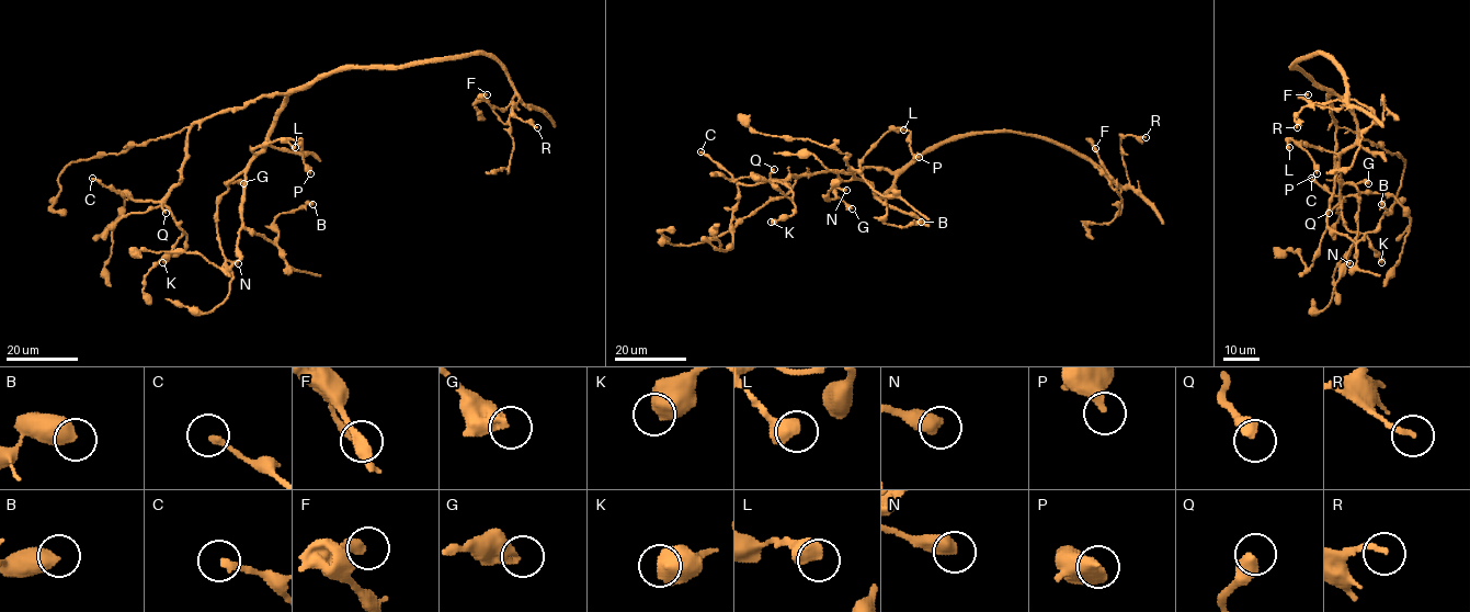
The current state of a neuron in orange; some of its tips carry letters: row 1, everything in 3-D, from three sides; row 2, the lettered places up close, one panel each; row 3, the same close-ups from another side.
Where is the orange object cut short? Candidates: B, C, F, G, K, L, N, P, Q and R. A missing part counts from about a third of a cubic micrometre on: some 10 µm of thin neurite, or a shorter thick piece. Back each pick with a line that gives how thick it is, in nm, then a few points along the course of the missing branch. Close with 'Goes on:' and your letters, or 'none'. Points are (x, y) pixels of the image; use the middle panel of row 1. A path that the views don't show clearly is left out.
C: 240 nm
Q: 440 nm
R: 190 nm | (1146, 137), (1176, 152), (1182, 151)
Goes on: C, Q, R

